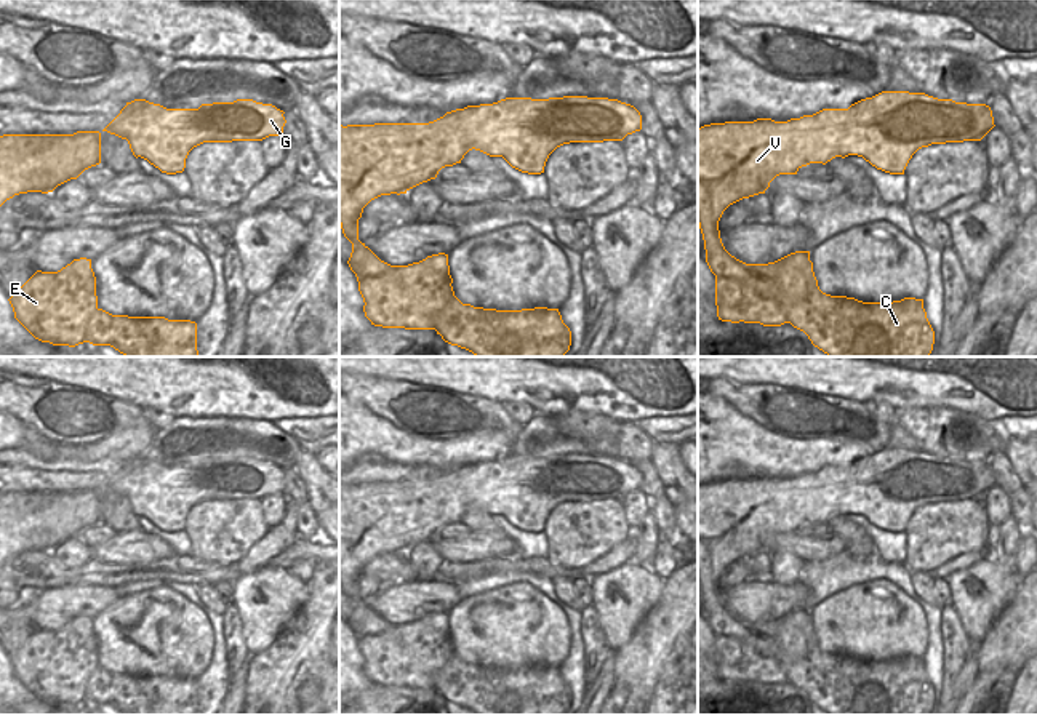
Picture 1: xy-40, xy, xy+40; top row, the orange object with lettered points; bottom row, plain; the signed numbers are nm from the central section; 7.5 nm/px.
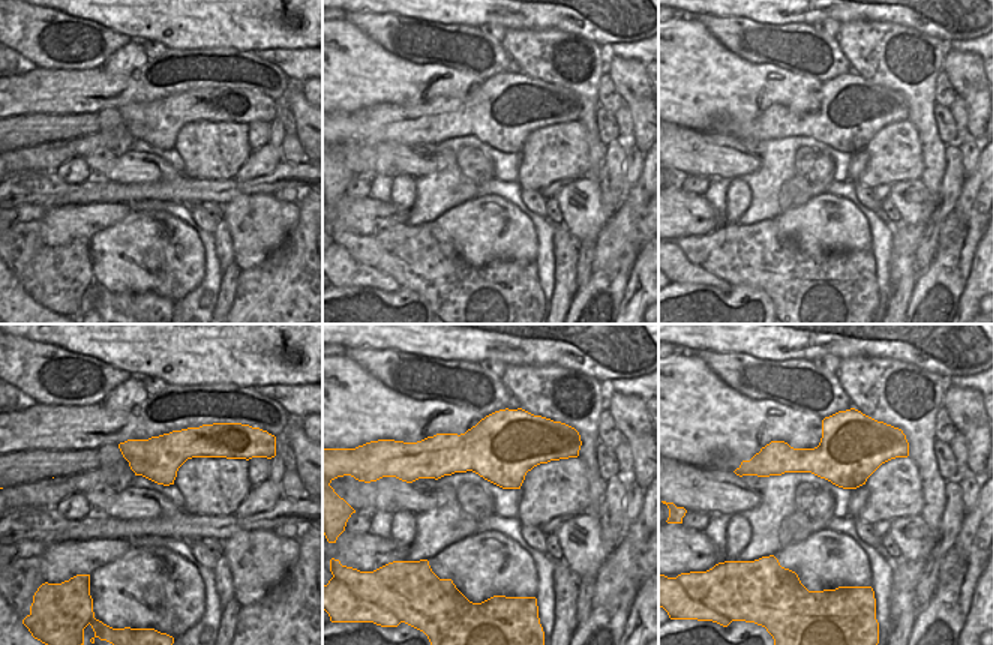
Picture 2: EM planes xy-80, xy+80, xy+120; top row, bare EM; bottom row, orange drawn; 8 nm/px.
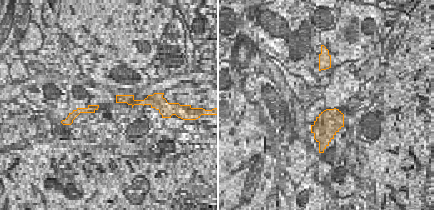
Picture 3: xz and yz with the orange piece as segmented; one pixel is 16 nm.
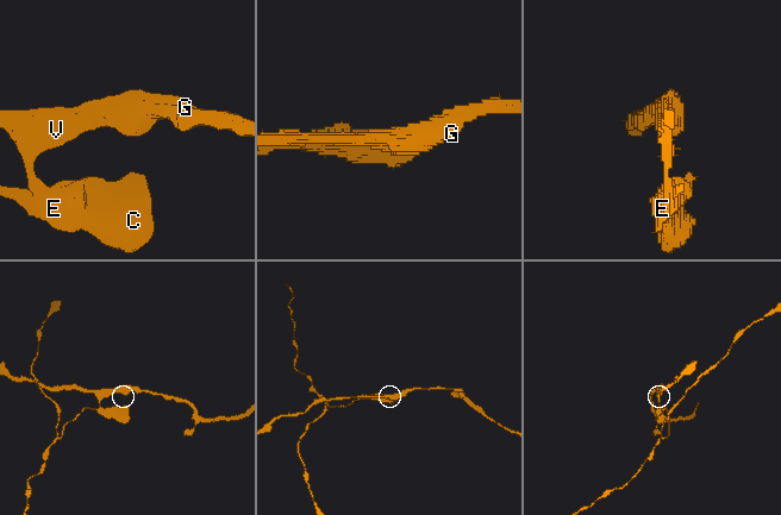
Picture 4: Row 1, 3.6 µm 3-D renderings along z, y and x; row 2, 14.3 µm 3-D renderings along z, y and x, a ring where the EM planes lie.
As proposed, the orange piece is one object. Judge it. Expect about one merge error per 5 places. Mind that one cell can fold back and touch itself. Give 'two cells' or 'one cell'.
two cells

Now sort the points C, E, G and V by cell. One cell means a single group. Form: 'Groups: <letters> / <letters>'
Groups: C G V / E

